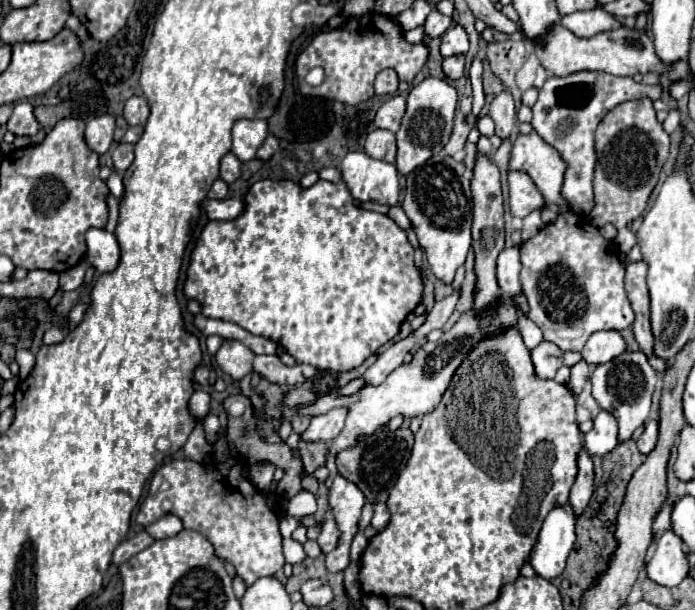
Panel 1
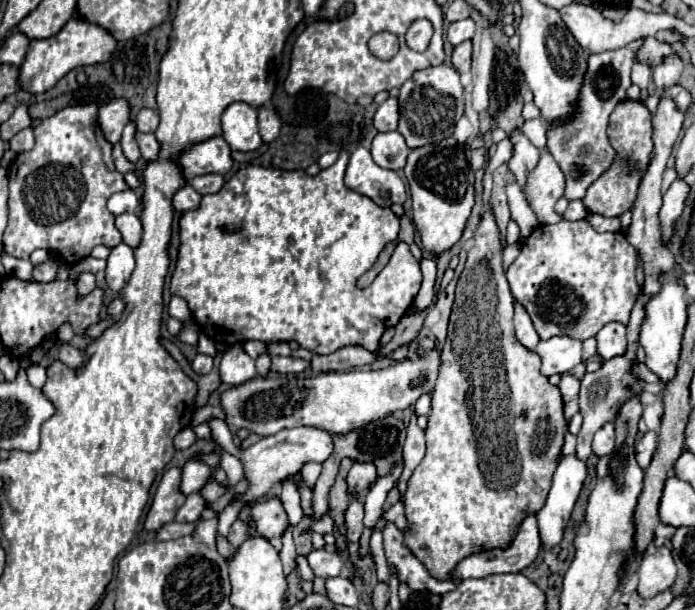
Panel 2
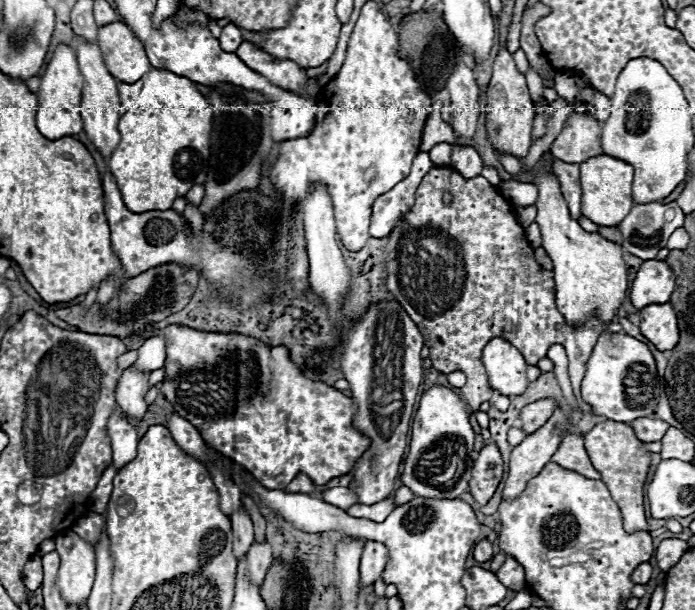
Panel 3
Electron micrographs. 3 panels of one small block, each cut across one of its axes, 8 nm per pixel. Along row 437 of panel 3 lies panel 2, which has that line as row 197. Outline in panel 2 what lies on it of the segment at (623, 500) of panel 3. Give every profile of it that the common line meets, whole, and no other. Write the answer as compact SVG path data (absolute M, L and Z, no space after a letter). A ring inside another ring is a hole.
M624 100L620 102L614 112L610 114L608 122L608 138L612 148L616 150L616 162L606 170L586 192L584 196L584 206L590 212L602 214L602 216L620 216L622 212L630 210L634 200L636 200L636 190L642 180L642 174L652 158L652 124L650 124L652 114L648 108L640 102L634 100Z

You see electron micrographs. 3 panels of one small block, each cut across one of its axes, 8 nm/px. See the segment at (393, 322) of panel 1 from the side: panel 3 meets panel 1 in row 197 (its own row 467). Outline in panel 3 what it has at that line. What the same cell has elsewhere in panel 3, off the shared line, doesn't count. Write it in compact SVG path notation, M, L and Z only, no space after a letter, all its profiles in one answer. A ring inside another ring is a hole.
M170 324L160 332L156 332L154 326L146 326L140 330L140 336L164 336L168 342L166 374L160 390L166 400L172 402L174 410L190 420L206 442L216 446L226 458L242 464L266 488L282 490L298 472L304 472L314 484L324 486L332 478L348 474L356 458L370 444L366 436L352 428L352 416L356 412L352 398L324 382L304 378L284 346L268 348L250 336L198 332L180 324Z

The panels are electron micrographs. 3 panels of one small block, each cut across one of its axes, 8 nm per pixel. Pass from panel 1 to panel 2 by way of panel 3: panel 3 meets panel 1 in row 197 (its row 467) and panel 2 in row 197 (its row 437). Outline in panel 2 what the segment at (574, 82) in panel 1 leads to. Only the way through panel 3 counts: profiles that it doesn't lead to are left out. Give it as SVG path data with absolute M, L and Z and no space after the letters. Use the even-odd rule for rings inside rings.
M644 38L634 40L624 48L590 56L574 118L560 126L548 126L550 154L556 158L556 162L560 164L566 176L566 194L564 194L566 200L584 198L588 186L612 166L612 160L616 160L616 152L612 152L612 146L606 136L608 116L616 108L616 104L624 100L626 88L630 86L630 68L632 68L634 52L636 48L640 48L642 42Z

